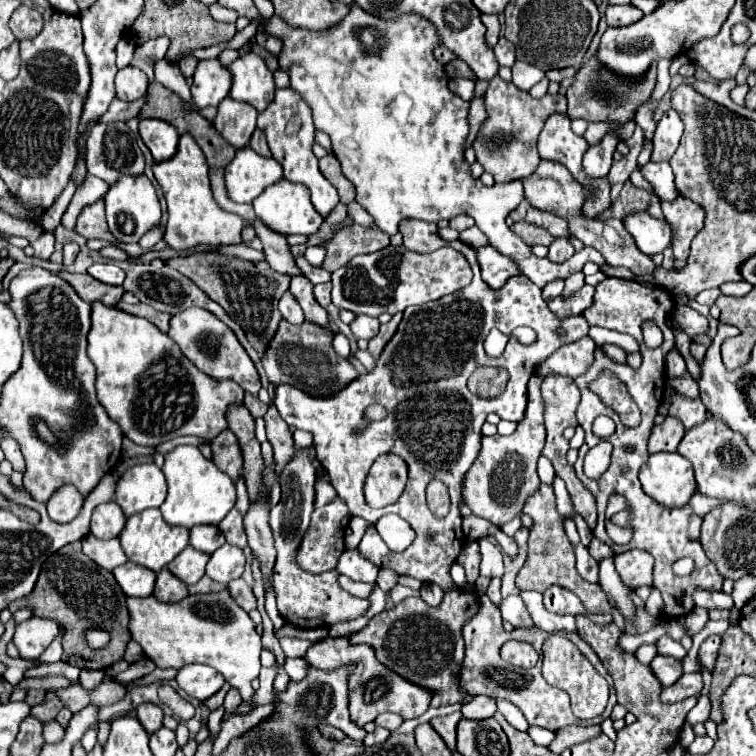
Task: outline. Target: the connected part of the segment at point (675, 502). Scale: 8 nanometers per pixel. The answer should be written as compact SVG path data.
M657 452L641 466L641 484L647 496L661 506L685 506L697 490L693 466L679 452Z

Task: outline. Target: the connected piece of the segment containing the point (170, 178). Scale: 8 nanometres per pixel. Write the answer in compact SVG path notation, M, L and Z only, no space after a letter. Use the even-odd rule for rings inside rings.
M183 134L179 138L177 154L165 162L155 164L153 172L159 186L163 188L169 206L169 222L163 240L171 250L195 250L197 246L241 244L241 230L245 222L241 220L241 216L221 210L219 204L213 200L209 186L209 164L193 136Z

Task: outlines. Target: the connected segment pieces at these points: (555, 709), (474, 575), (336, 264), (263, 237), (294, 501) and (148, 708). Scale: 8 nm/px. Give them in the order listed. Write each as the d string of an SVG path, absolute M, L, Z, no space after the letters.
M481 596L479 600L481 600L479 614L473 616L463 628L465 660L463 660L463 668L461 668L461 688L469 694L485 694L489 698L503 698L503 700L513 702L525 714L527 722L531 726L541 726L541 728L555 732L557 728L565 728L571 724L587 724L587 720L577 720L577 716L573 716L571 706L569 706L569 694L563 692L561 688L553 688L545 682L545 678L541 676L539 664L529 670L523 670L523 668L503 664L503 660L499 656L499 650L507 640L523 640L523 642L529 642L535 650L541 650L541 644L543 644L547 632L539 630L537 626L505 632L499 608L495 604L491 604L487 596Z
M467 540L465 542L465 548L461 550L461 556L459 556L459 564L465 568L467 572L467 584L473 586L475 580L479 578L479 560L481 560L481 554L479 554L479 544L473 542L473 540Z
M353 224L349 228L335 232L333 240L325 244L327 256L321 268L327 272L335 272L337 268L345 266L353 256L377 252L377 250L383 250L385 246L389 246L389 234L379 230L377 226L363 228Z
M255 220L253 222L253 228L255 228L257 238L263 244L263 252L265 252L267 262L269 262L269 266L273 270L283 272L283 274L289 274L289 276L295 276L295 274L301 272L297 268L295 260L293 260L293 254L289 252L289 244L287 244L285 236L281 236L279 232L273 232L261 220Z
M297 450L293 460L281 472L281 502L271 508L271 530L275 536L277 548L277 562L273 572L273 586L277 596L277 610L285 622L295 624L299 628L319 628L319 626L333 626L337 622L347 622L353 618L363 616L369 610L369 600L355 598L339 586L339 572L329 570L325 574L309 574L301 570L297 564L297 548L303 540L303 534L309 528L313 502L315 502L315 468L311 460L315 458L315 450Z
M141 704L139 708L137 708L137 718L139 718L139 722L143 724L143 728L149 732L149 734L153 734L153 732L157 732L163 724L163 710L159 708L159 706L155 706L155 704Z

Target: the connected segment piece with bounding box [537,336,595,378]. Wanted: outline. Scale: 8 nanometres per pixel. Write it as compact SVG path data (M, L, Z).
M585 336L585 340L589 342L573 342L567 346L561 346L555 354L551 354L547 360L543 360L537 370L541 376L557 372L561 376L569 376L569 378L577 378L579 374L583 374L591 364L593 364L593 352L595 352L595 342Z

